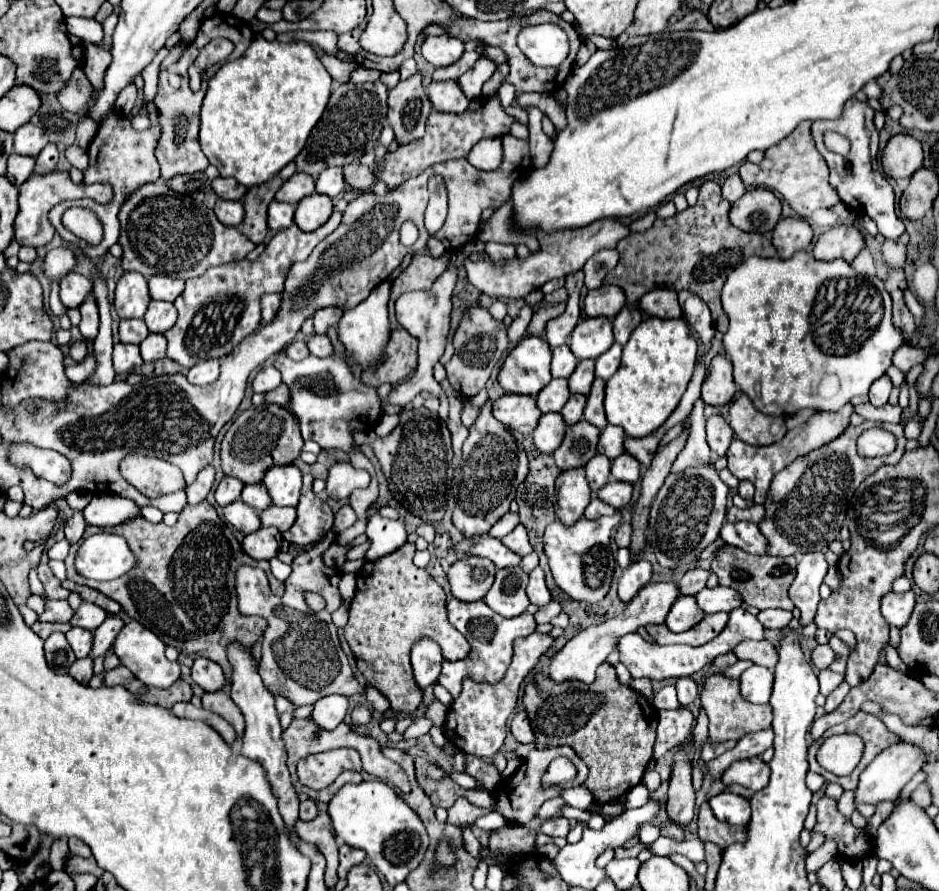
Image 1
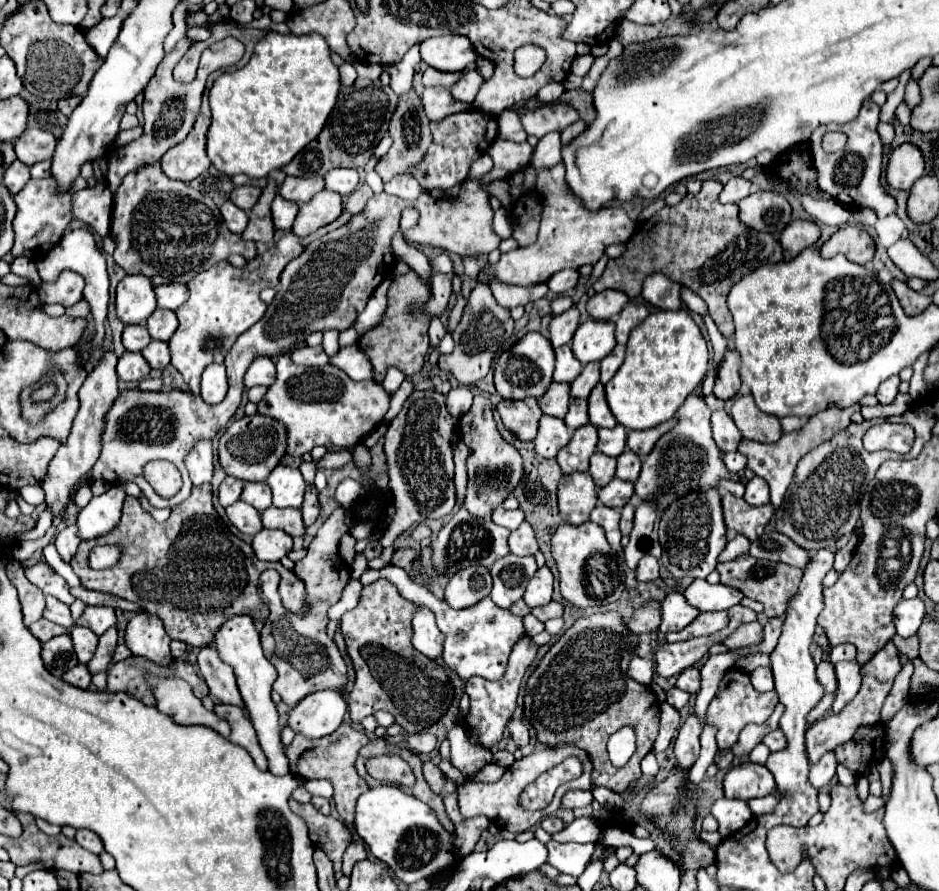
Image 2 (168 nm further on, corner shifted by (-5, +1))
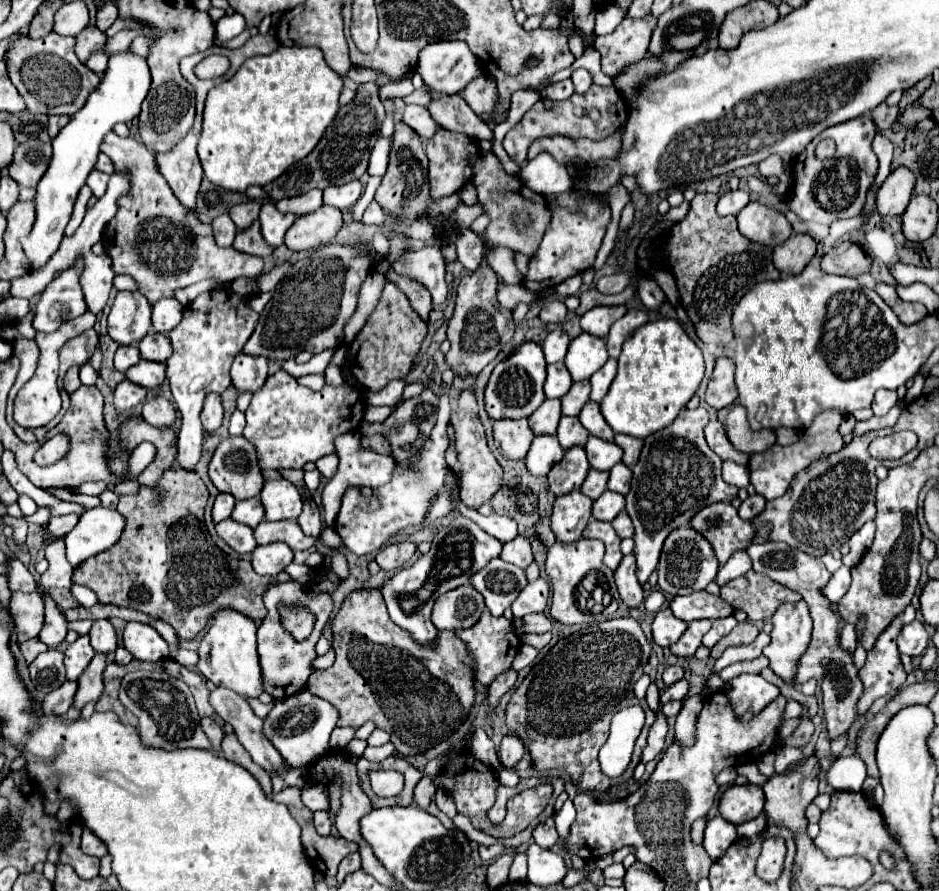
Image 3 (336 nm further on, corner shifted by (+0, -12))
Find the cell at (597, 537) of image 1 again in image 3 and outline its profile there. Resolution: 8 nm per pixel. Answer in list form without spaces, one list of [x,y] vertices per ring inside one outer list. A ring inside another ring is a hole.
[[[580,538],[574,544],[562,544],[556,542],[550,550],[548,550],[548,558],[546,558],[546,574],[550,576],[550,584],[552,584],[552,604],[550,604],[550,614],[556,622],[560,624],[582,624],[592,620],[592,616],[580,614],[580,610],[576,608],[574,602],[574,590],[576,586],[582,582],[582,578],[590,572],[604,572],[606,576],[612,576],[612,570],[608,570],[602,562],[604,558],[604,544],[600,540],[588,540],[588,538]]]

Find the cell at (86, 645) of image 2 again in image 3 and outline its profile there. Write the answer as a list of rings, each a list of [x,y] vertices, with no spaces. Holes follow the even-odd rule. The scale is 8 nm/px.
[[[78,636],[76,642],[72,642],[66,652],[64,652],[64,664],[66,664],[66,678],[68,680],[78,680],[80,674],[86,670],[90,660],[94,658],[94,648],[90,646],[90,638]]]

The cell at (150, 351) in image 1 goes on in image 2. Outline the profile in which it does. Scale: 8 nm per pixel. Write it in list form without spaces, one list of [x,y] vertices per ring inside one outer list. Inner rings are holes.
[[[151,341],[143,351],[141,355],[147,359],[147,363],[153,367],[153,369],[163,369],[169,365],[171,357],[169,357],[169,345],[165,341]]]

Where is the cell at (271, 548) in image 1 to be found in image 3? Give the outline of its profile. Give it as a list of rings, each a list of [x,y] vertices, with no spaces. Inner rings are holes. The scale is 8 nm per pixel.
[[[274,542],[268,546],[258,546],[252,552],[252,568],[260,576],[276,576],[292,562],[294,552],[284,542]]]

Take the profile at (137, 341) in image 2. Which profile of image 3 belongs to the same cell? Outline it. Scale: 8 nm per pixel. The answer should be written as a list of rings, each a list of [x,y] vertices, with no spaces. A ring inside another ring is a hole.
[[[120,346],[114,356],[114,368],[118,372],[126,372],[130,366],[134,366],[140,360],[140,352],[136,346]]]

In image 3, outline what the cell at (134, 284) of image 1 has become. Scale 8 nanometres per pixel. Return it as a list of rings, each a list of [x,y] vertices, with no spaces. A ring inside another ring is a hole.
[[[138,290],[118,292],[108,316],[108,336],[120,346],[140,342],[152,328],[150,312],[152,306]]]

